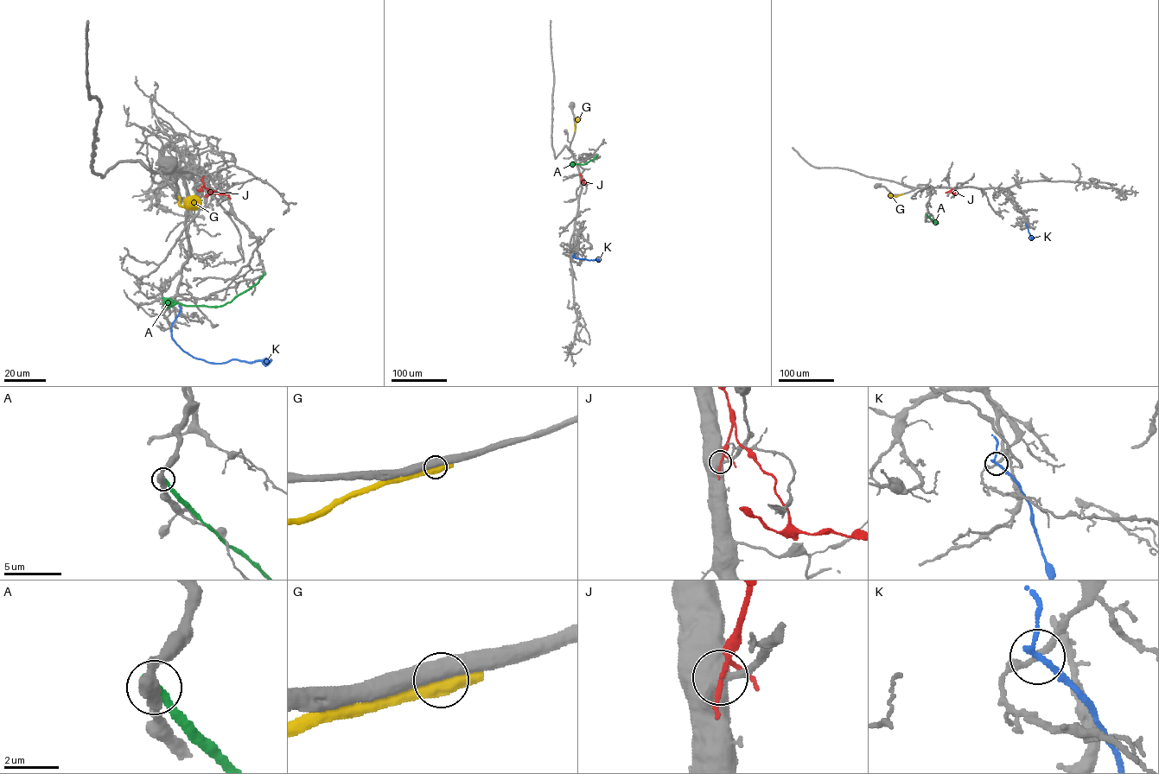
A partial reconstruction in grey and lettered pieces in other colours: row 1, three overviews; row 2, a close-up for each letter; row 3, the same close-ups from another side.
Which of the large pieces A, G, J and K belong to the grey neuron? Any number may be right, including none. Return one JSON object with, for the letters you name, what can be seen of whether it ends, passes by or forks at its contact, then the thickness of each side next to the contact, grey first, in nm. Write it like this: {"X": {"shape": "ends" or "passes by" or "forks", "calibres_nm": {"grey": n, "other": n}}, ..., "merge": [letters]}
{"merge": []}

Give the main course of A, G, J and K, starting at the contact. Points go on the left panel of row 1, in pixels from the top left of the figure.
A: (264, 274), (249, 288), (219, 306), (182, 305), (162, 297)
G: (179, 196), (181, 206), (188, 206), (199, 197)
J: (201, 180), (211, 193), (226, 193), (231, 199)
K: (180, 311), (171, 325), (171, 336), (184, 351), (194, 358), (214, 363), (232, 359), (248, 362), (271, 360)

